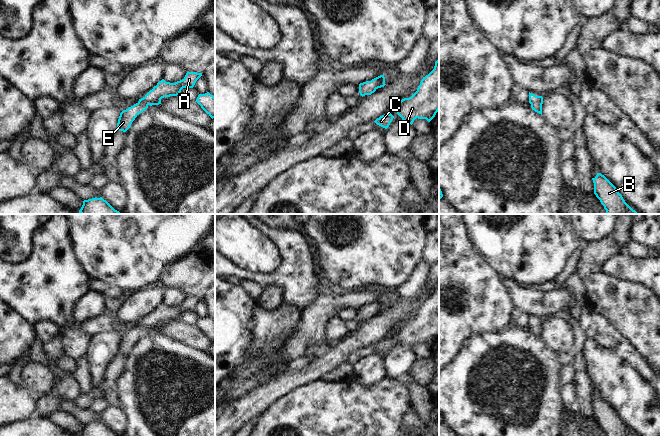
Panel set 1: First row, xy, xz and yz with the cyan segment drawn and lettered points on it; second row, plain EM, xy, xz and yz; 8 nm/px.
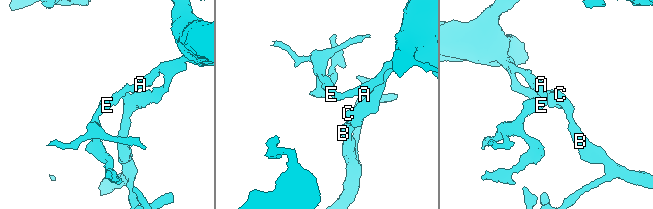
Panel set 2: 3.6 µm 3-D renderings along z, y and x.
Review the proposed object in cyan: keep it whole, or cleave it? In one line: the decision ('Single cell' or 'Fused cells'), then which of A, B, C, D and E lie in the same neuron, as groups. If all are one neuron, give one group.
Single cell. Groups: A B C D E

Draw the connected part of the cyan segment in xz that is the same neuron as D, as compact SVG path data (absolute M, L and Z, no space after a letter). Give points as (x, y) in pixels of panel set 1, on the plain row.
M439 283L434 293L423 301L417 315L398 328L397 338L411 349L416 342L430 346L435 341L439 335Z

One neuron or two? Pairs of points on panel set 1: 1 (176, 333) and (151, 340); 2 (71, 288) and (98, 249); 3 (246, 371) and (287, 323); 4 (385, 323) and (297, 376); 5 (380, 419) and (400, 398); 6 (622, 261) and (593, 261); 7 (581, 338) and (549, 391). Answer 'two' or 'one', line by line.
1: two
2: two
3: one
4: one
5: one
6: two
7: two

